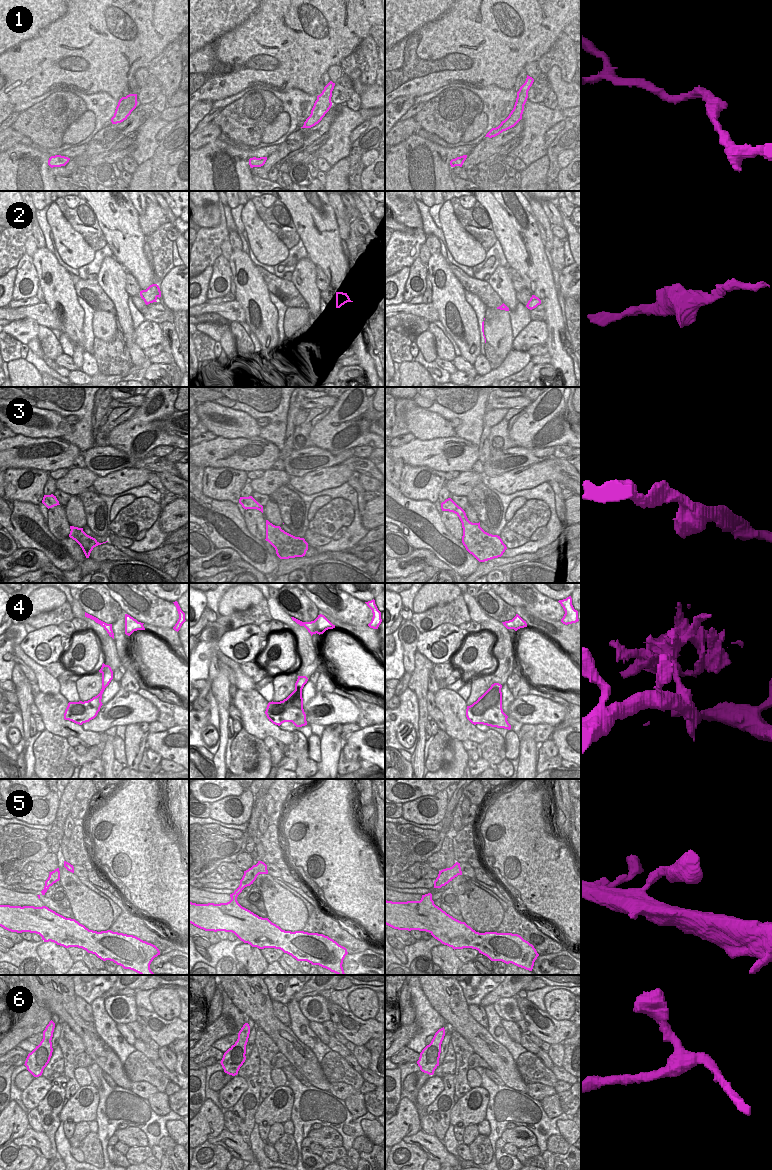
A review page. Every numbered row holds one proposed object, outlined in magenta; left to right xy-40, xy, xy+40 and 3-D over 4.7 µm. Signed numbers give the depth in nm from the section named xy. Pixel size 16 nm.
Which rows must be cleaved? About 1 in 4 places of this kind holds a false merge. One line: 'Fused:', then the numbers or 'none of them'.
Fused: 4

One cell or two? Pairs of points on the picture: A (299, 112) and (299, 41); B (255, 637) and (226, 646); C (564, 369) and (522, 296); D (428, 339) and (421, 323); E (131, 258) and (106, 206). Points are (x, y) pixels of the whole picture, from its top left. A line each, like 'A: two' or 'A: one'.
A: two
B: one
C: two
D: two
E: one

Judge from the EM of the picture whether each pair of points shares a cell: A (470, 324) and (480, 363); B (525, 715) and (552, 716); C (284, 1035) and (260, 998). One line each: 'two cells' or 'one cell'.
A: two cells
B: one cell
C: one cell

